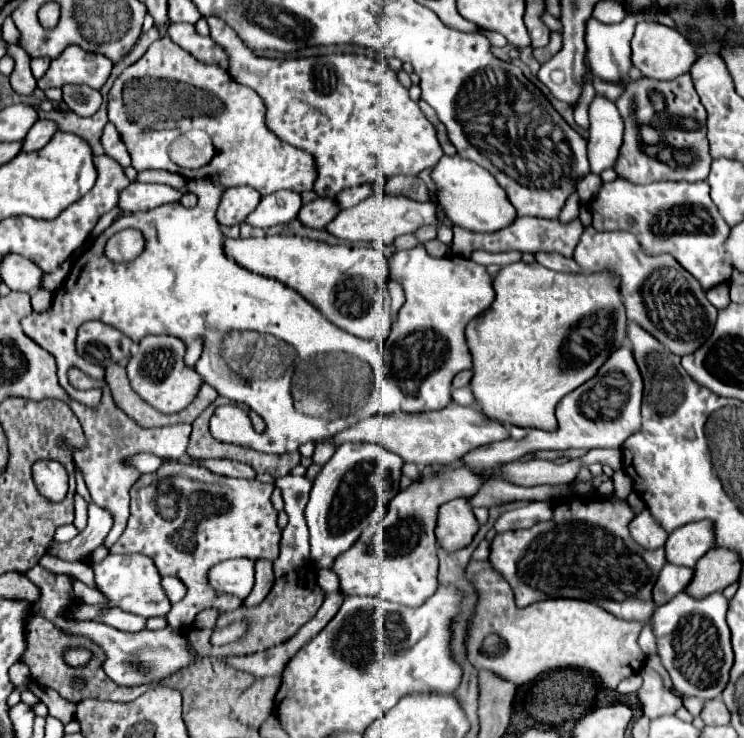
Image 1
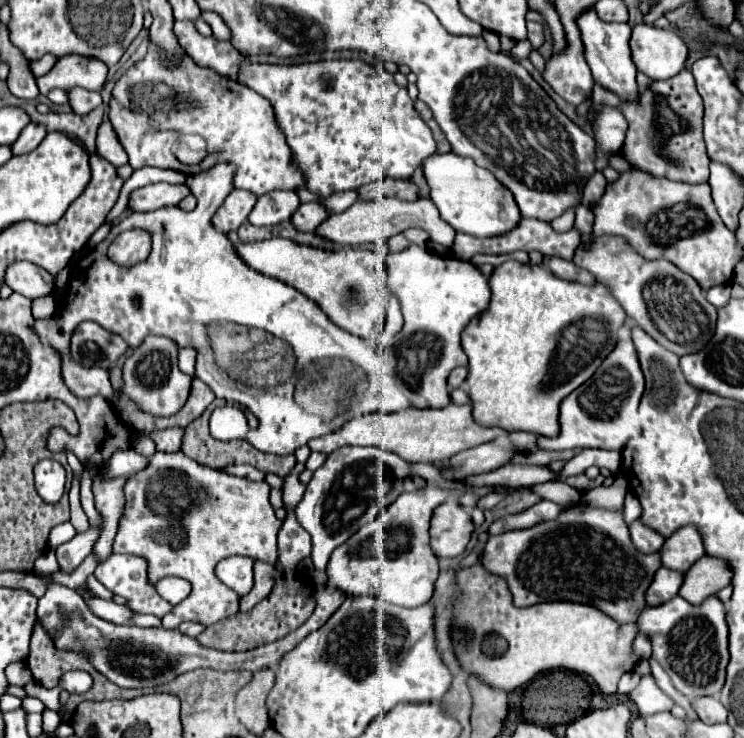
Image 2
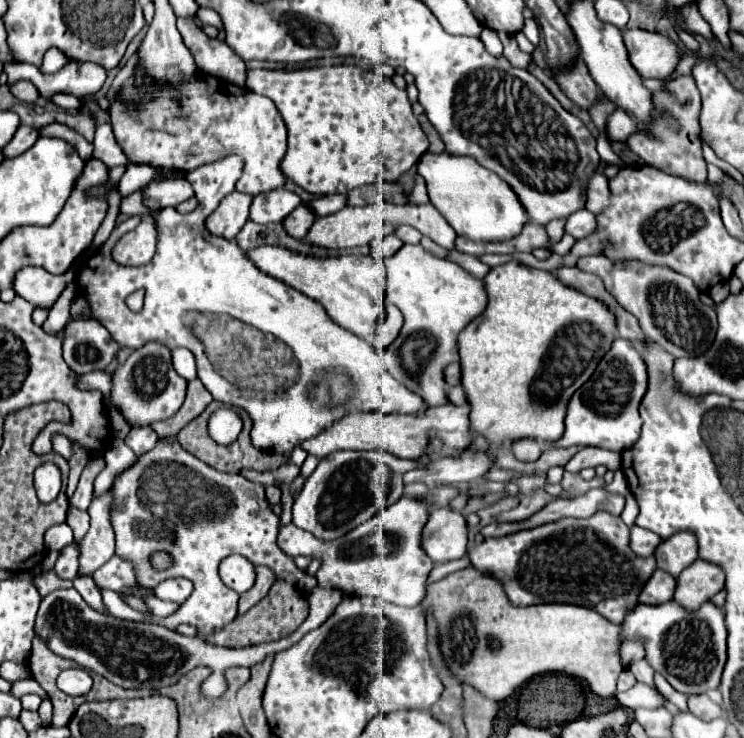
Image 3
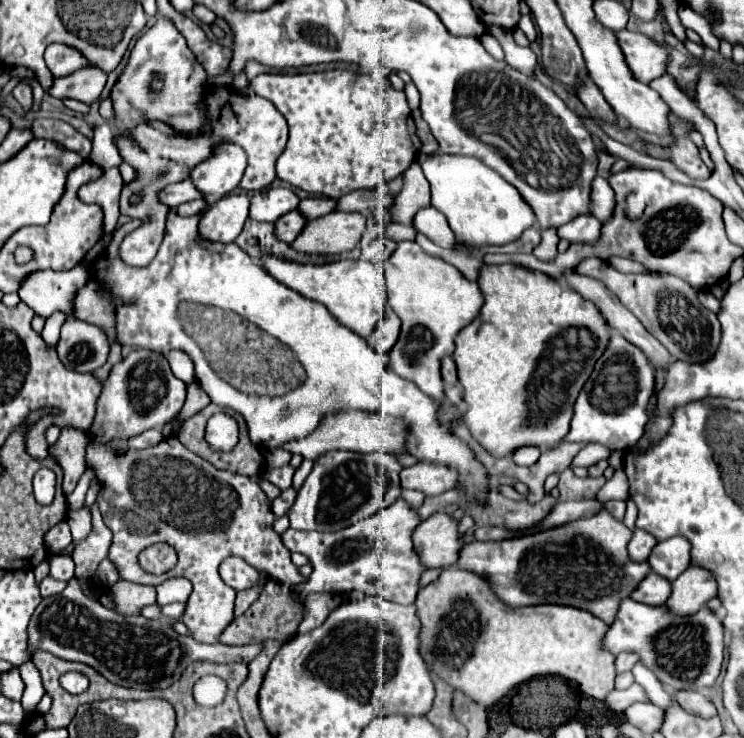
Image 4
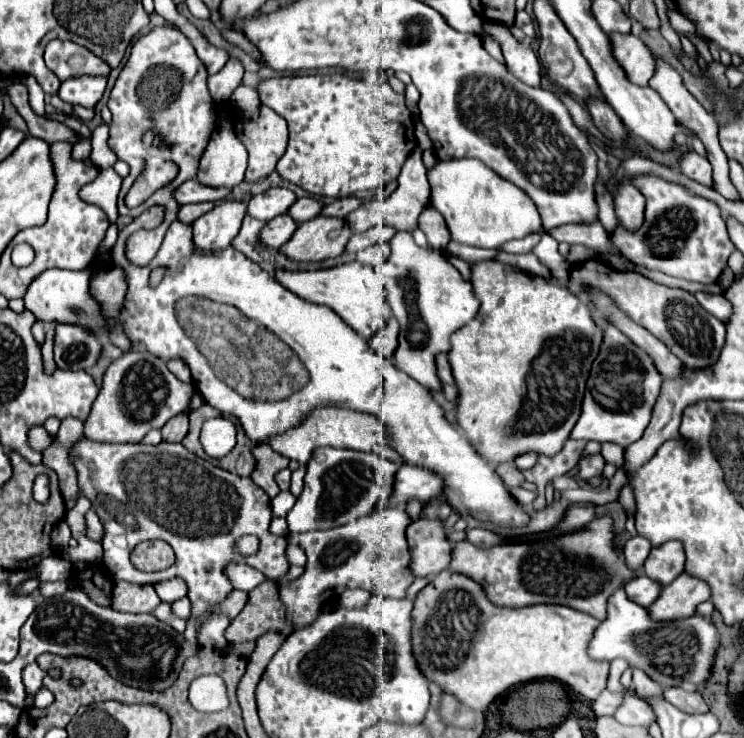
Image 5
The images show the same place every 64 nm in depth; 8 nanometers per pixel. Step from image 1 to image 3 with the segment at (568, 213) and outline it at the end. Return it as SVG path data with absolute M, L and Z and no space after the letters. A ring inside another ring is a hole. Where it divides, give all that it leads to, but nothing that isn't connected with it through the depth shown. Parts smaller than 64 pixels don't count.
M558 220L558 222L550 222L546 226L546 234L550 236L550 244L556 244L564 236L564 222L566 220Z

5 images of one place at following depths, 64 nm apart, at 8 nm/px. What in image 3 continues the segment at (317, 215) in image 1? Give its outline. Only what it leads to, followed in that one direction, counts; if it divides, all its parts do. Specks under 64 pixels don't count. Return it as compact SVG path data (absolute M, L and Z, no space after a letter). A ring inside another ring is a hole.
M300 204L294 212L290 212L290 216L286 216L284 220L284 228L288 236L294 238L304 238L308 228L314 224L316 216L310 212L310 208L306 204Z

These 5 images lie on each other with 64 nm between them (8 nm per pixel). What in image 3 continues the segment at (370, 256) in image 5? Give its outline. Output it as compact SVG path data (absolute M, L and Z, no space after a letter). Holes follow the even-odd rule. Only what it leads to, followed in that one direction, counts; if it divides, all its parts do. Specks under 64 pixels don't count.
M394 234L382 238L382 240L372 240L370 242L370 256L378 258L378 260L384 260L388 256L392 256L394 252L398 252L402 246L402 240L398 240Z

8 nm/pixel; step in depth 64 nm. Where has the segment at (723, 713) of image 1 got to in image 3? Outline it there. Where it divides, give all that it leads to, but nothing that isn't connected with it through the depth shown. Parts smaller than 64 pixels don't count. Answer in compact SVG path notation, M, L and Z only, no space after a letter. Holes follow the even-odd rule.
M692 694L688 696L688 710L698 716L700 720L714 720L722 714L722 708L714 704L706 694Z

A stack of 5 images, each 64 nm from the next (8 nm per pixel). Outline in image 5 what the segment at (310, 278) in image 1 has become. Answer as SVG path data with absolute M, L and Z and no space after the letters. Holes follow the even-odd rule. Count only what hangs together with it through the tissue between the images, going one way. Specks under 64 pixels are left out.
M348 262L342 266L334 266L328 270L316 270L316 272L276 272L276 280L284 284L290 292L300 296L302 300L332 308L342 320L346 320L346 324L350 324L366 340L372 340L374 334L392 316L392 310L386 300L384 282L376 274L376 270L368 264Z

